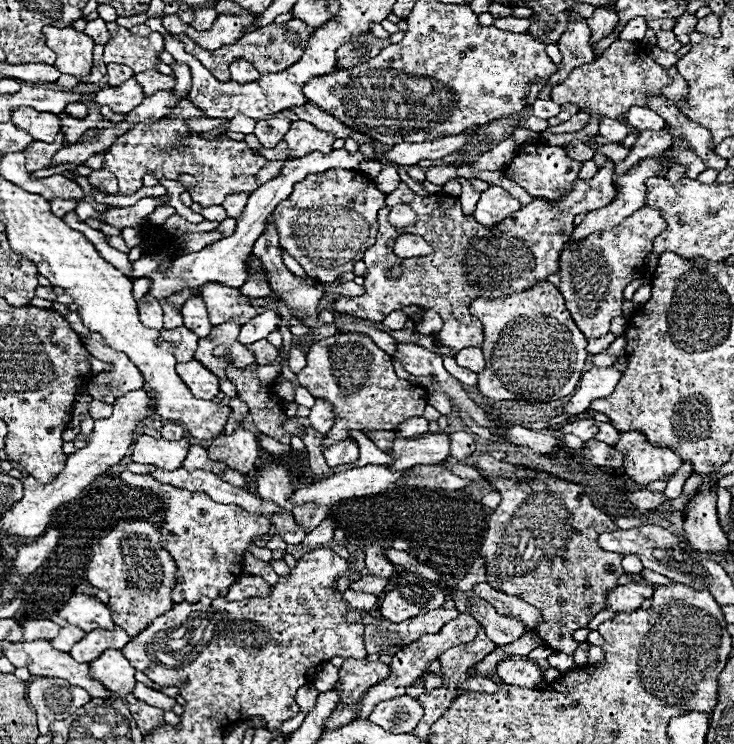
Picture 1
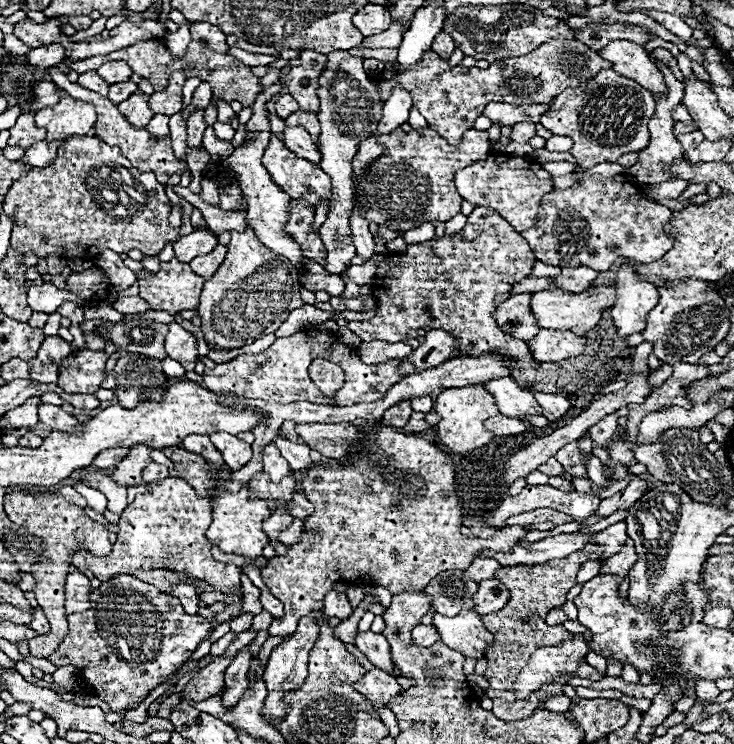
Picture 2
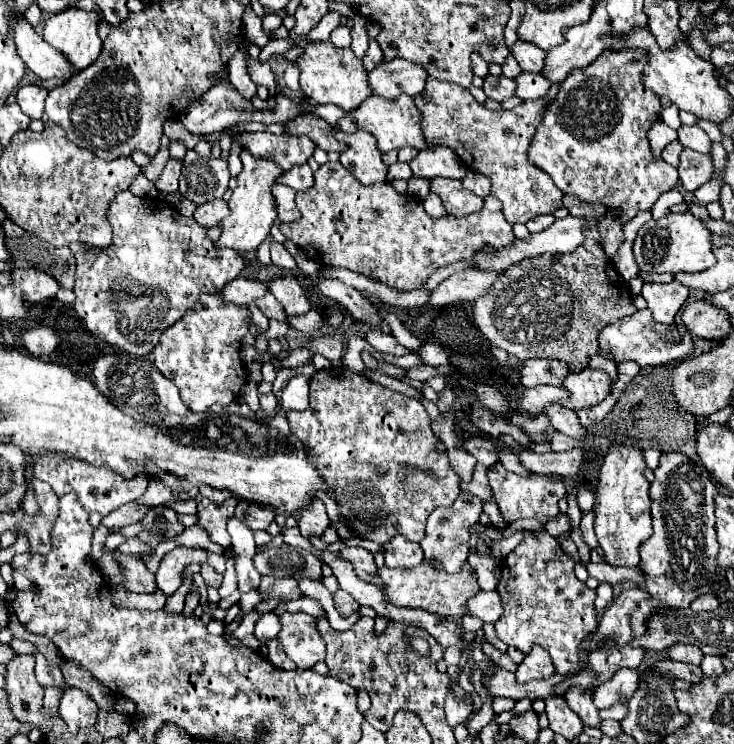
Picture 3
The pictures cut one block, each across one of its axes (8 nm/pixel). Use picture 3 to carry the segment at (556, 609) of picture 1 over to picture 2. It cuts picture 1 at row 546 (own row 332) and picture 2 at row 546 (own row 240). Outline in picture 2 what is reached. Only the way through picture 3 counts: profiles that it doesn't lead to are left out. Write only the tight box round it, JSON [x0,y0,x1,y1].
[482,544,604,722]

